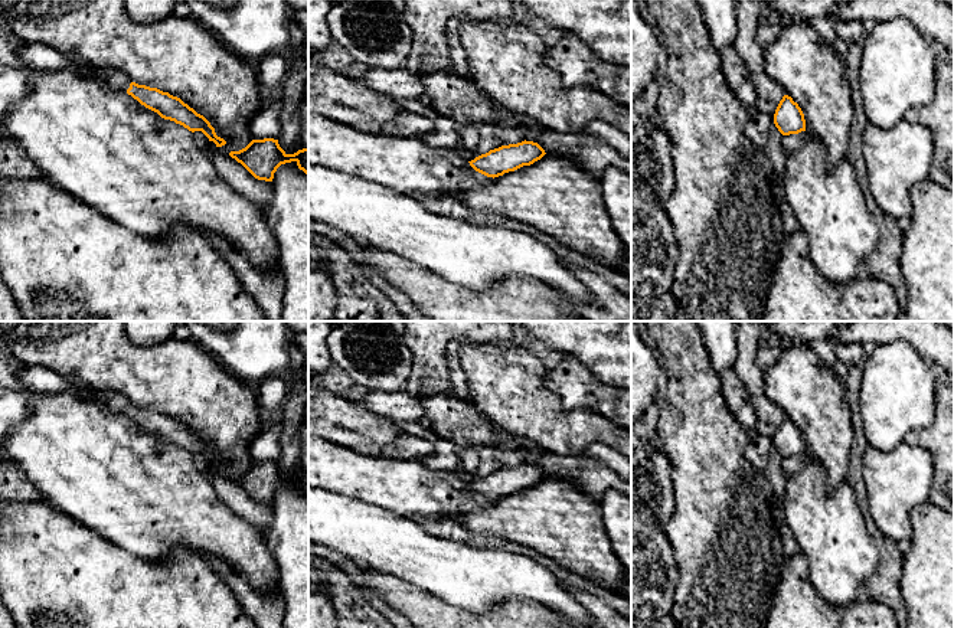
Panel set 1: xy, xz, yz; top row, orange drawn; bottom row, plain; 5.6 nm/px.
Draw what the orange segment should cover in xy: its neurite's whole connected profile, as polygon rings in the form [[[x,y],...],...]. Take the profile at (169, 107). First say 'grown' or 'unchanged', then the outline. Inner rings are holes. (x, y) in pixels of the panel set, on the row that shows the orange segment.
grown; [[[27,43],[19,50],[23,62],[35,69],[53,72],[63,68],[72,68],[85,76],[104,79],[112,89],[127,92],[146,108],[157,112],[161,118],[174,121],[189,131],[202,131],[216,147],[222,147],[226,141],[216,135],[210,122],[180,98],[163,92],[157,88],[138,85],[133,82],[124,72],[111,68],[95,68],[84,59],[75,59],[58,52],[53,46],[43,43]]]

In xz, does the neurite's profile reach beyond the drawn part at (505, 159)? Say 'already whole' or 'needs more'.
already whole

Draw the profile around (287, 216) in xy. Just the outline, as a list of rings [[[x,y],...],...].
[[[291,161],[277,169],[272,184],[274,200],[267,212],[267,223],[278,242],[284,277],[281,321],[308,321],[308,176],[297,161]]]

